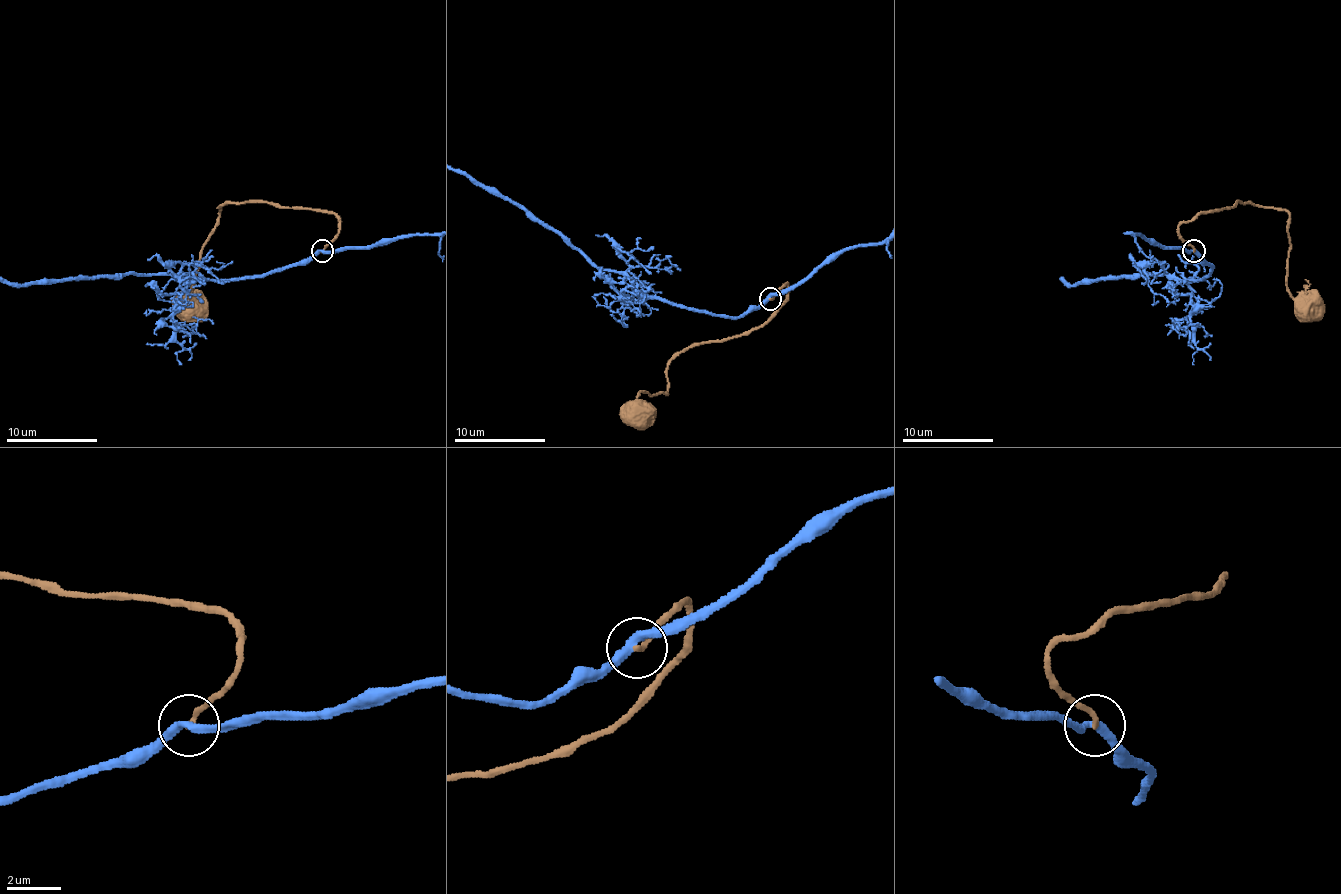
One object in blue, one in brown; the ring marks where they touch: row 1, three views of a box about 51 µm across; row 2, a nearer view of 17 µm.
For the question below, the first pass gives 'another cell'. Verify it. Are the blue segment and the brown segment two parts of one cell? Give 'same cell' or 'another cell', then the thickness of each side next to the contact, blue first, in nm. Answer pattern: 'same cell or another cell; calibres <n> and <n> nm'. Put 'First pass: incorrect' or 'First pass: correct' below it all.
another cell; calibres 320 and 200 nm
First pass: correct

